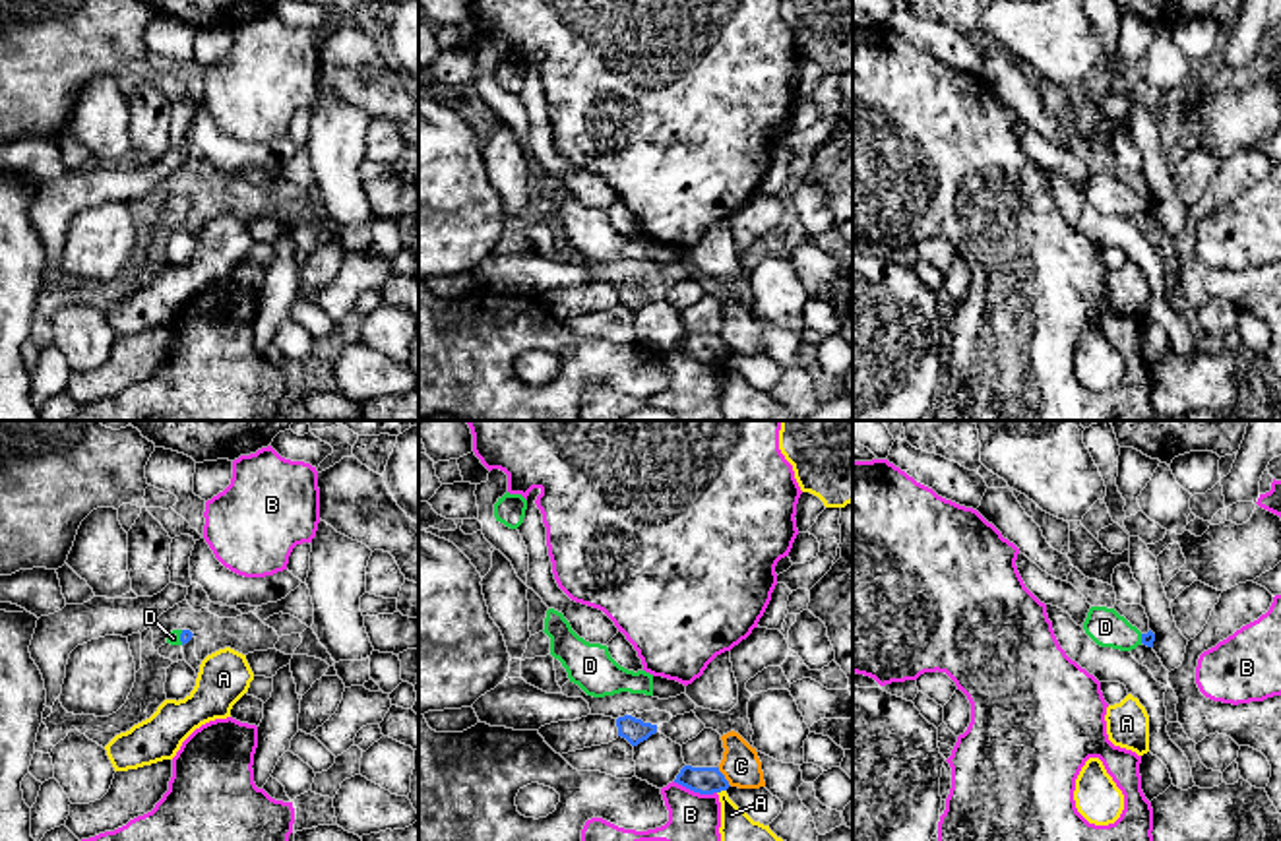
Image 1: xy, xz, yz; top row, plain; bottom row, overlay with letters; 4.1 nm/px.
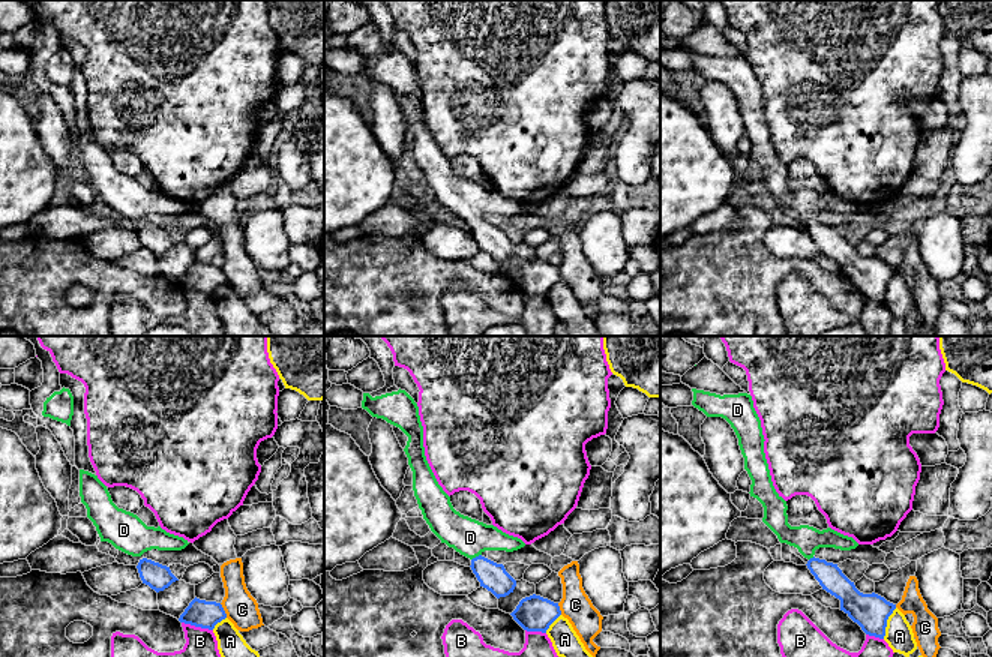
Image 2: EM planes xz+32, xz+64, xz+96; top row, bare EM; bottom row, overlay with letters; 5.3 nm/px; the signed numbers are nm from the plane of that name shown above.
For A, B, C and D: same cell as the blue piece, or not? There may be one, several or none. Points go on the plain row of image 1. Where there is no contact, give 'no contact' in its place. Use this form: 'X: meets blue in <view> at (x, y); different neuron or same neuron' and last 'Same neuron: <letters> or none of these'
A: meets blue in xz at (721, 355); different neuron
B: meets blue in xz at (694, 357); different neuron
C: meets blue in xz at (723, 343); different neuron
D: meets blue in xy at (181, 204); same neuron
Same neuron: D

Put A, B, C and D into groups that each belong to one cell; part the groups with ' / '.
A / B / C / D

